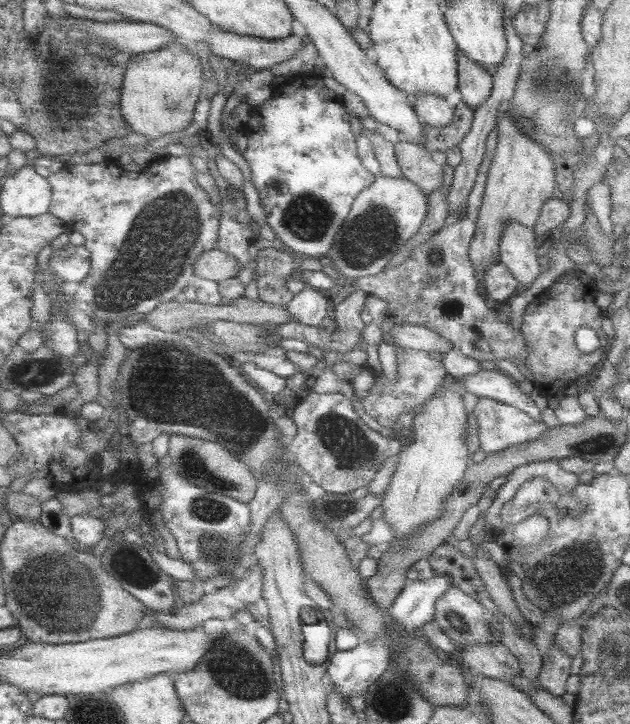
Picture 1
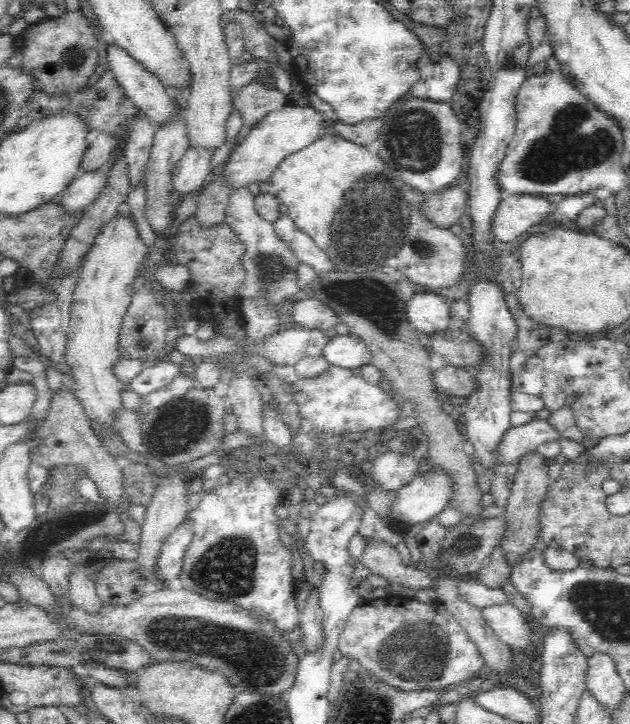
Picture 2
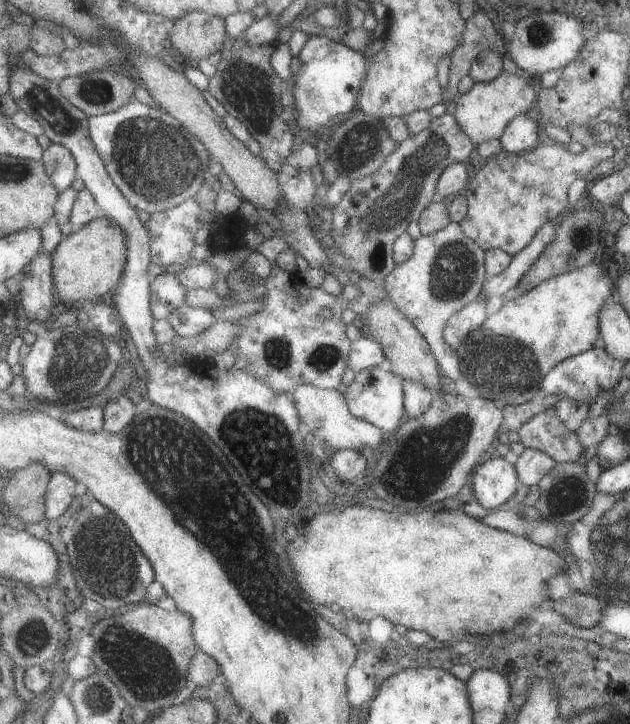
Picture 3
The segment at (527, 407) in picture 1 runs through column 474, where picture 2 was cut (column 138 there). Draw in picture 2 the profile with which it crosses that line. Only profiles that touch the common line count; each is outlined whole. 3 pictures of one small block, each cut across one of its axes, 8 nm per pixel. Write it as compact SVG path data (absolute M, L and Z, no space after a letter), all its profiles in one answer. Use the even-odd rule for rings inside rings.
M160 356L160 364L146 368L144 372L140 372L140 376L136 380L130 382L130 390L140 394L142 398L146 398L148 394L166 388L176 376L180 376L180 366L172 364L168 358L162 360Z

